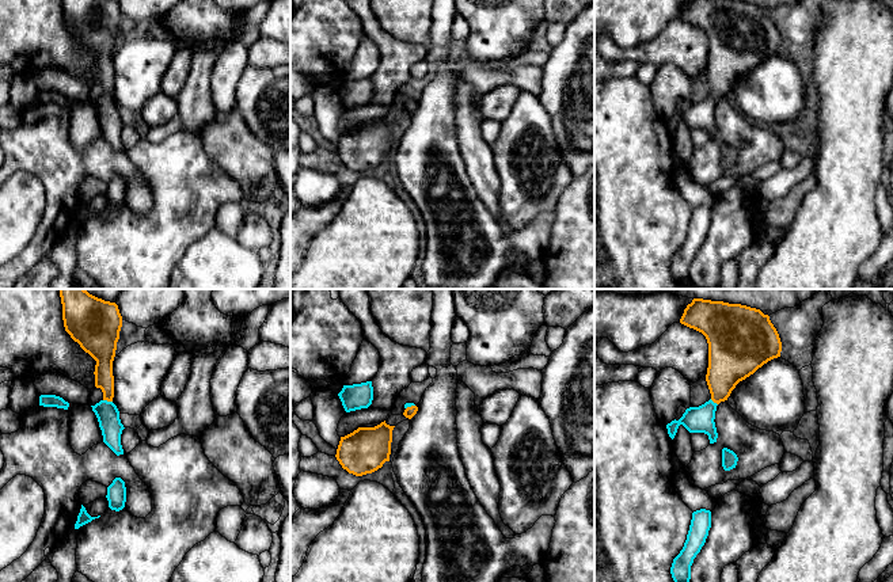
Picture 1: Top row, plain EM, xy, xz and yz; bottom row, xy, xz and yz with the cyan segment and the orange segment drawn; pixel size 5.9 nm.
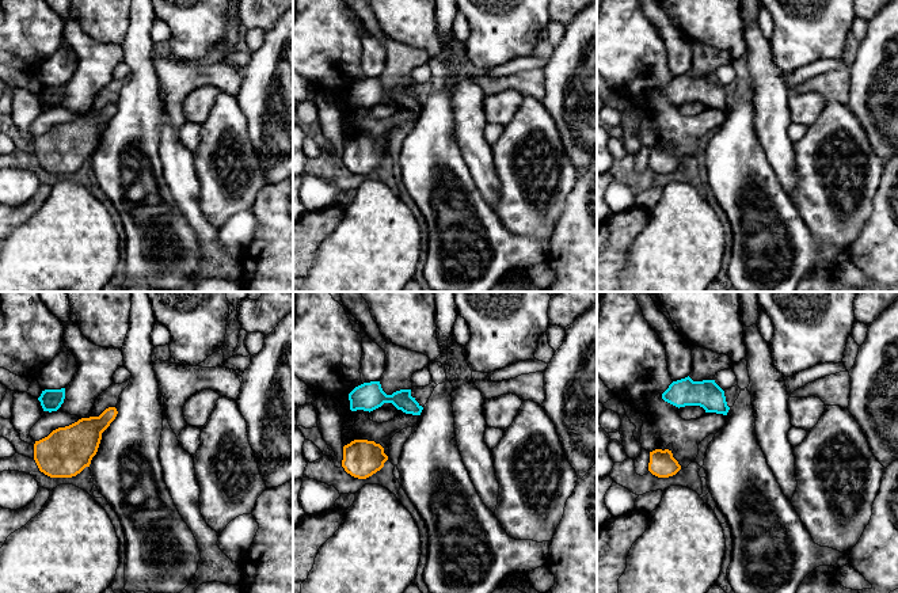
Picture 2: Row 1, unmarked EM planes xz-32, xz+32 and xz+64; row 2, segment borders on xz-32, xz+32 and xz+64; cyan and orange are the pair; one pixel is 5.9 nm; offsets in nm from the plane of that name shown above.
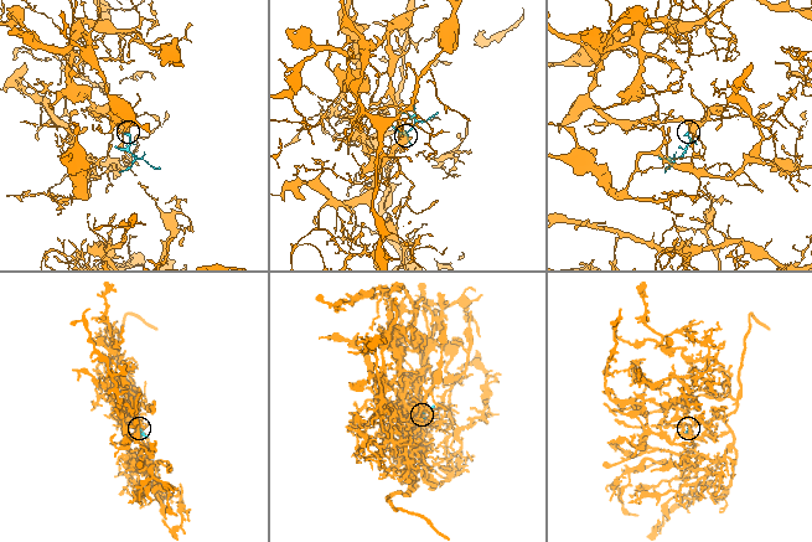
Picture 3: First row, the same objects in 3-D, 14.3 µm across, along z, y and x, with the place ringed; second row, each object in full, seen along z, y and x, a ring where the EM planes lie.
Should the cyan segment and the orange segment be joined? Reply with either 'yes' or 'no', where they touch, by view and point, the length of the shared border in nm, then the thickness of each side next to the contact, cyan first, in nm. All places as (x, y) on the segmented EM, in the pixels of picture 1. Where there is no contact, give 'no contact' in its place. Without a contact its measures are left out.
yes | xy (106, 400) | 60 nm | 140/110 nm

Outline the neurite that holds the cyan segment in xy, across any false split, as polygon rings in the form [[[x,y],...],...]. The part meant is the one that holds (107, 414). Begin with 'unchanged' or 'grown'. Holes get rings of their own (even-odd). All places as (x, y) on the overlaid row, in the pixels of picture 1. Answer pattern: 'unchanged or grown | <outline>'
grown | [[[60,289],[62,304],[62,320],[65,331],[80,345],[95,361],[95,387],[103,392],[103,399],[92,407],[99,427],[102,430],[103,442],[117,454],[124,454],[121,445],[121,434],[125,429],[119,419],[119,411],[113,403],[114,397],[114,376],[113,361],[115,357],[117,342],[122,327],[122,316],[115,303],[104,301],[90,294],[86,289]]]

